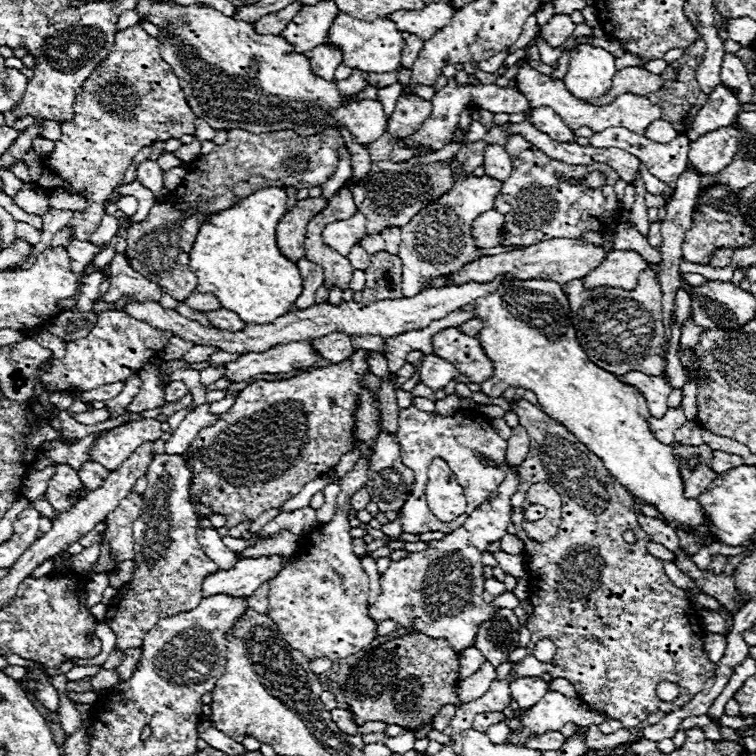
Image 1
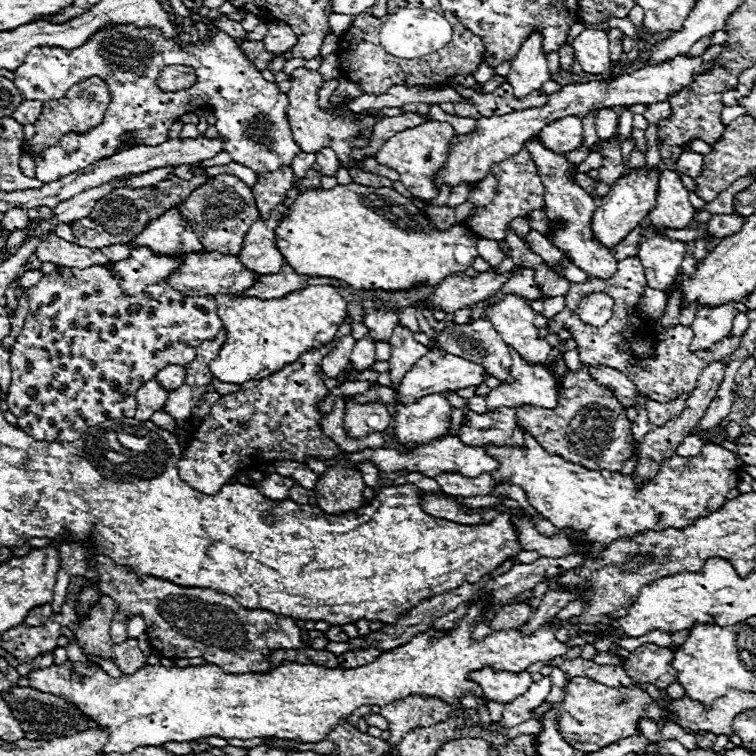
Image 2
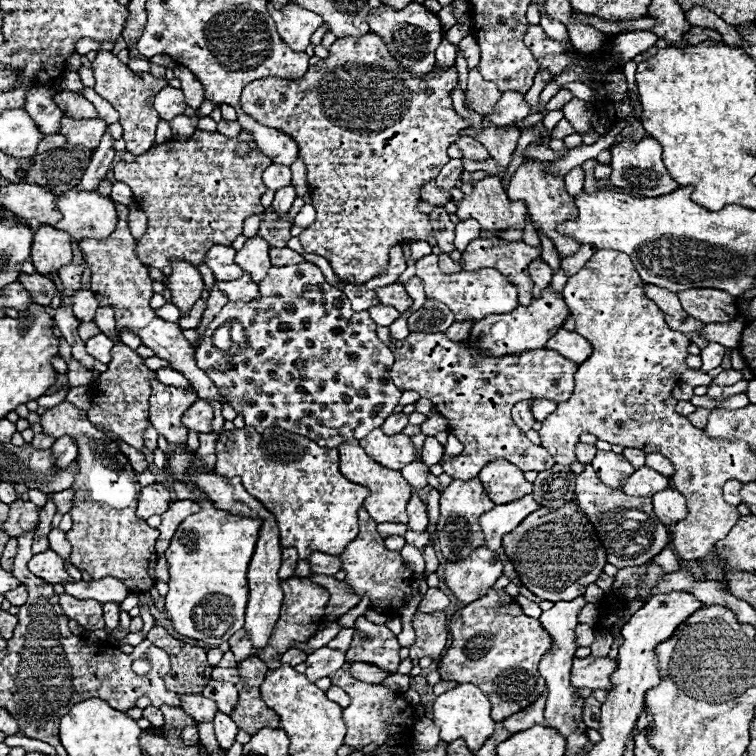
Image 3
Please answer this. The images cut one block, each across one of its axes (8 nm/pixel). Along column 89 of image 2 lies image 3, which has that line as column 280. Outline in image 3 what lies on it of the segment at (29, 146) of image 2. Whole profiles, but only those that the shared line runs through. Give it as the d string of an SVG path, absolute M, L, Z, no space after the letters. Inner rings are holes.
M364 34L364 36L346 36L346 38L338 38L332 46L330 46L330 56L320 60L316 66L308 68L308 72L304 74L304 78L300 80L282 80L282 78L260 78L260 80L254 80L250 82L244 90L242 90L242 108L248 116L252 116L254 120L258 120L260 124L264 126L270 126L270 128L276 128L284 134L288 134L290 138L294 138L294 142L298 144L298 158L306 164L306 170L308 170L308 186L310 186L310 198L312 198L312 204L316 208L316 222L312 226L308 226L298 238L304 246L306 252L312 252L312 254L318 254L318 256L324 256L332 268L334 268L334 274L338 276L338 280L342 280L344 284L364 284L372 278L376 278L380 272L386 272L388 268L388 252L392 248L392 244L402 244L404 240L426 240L432 232L432 226L430 226L430 218L428 214L422 214L418 212L416 204L420 202L420 188L434 180L440 172L440 168L450 160L446 150L448 146L460 136L460 130L466 130L468 124L464 122L464 118L460 118L456 112L454 112L454 106L452 106L452 90L456 86L456 80L458 80L458 70L456 66L448 68L448 70L438 70L434 68L430 74L426 74L424 78L416 78L412 74L408 74L406 68L402 68L388 52L386 44L382 42L380 36L376 34Z

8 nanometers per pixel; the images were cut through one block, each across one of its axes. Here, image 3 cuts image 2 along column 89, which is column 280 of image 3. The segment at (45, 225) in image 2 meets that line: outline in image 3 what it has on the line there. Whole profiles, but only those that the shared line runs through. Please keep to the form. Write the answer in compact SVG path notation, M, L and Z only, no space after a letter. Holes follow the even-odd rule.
M286 186L286 188L278 190L276 196L274 196L274 204L272 204L274 212L278 212L278 214L286 214L286 212L292 208L294 198L296 198L296 192L294 192L292 186Z

